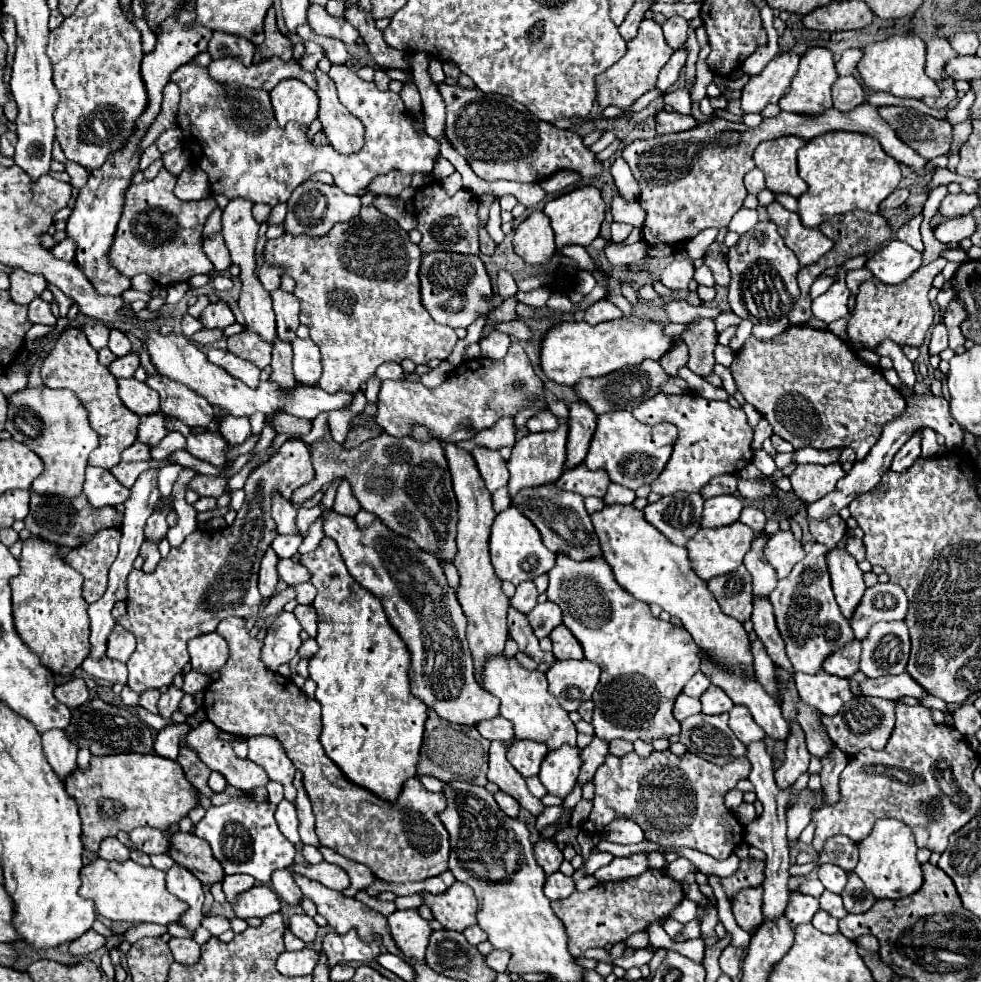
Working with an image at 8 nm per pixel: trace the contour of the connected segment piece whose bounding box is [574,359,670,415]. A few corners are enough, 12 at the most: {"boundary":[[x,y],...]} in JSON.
{"boundary":[[658,361],[582,379],[574,393],[596,415],[632,411],[670,377]]}

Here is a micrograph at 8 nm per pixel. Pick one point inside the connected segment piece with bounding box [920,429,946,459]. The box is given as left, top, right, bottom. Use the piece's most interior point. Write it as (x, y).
(930, 448)

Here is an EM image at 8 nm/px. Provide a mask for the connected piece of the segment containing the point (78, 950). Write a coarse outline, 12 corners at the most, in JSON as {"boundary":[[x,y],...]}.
{"boundary":[[90,929],[70,943],[70,953],[84,957],[104,947],[106,937]]}

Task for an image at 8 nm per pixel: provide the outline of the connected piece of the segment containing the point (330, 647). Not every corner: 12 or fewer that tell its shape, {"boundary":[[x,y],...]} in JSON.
{"boundary":[[334,539],[316,587],[320,743],[396,803],[428,707],[382,603]]}

